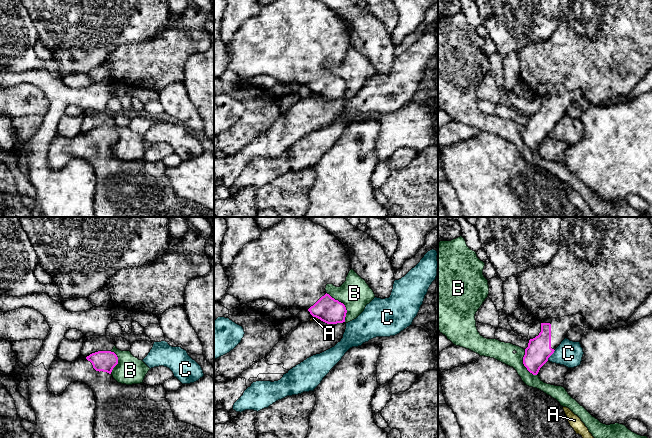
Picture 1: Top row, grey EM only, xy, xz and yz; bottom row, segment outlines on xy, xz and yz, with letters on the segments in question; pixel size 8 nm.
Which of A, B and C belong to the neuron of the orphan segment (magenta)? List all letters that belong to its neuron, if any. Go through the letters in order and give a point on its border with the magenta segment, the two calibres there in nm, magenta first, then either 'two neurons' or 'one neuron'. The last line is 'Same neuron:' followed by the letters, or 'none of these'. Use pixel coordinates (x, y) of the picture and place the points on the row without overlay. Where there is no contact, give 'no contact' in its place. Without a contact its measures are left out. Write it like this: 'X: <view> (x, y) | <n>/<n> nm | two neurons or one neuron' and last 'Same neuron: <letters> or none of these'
A: xz (316, 93) | 200/30 nm | two neurons
B: xz (343, 80) | 200/240 nm | two neurons
C: yz (551, 130) | 190/200 nm | two neurons
Same neuron: none of these

